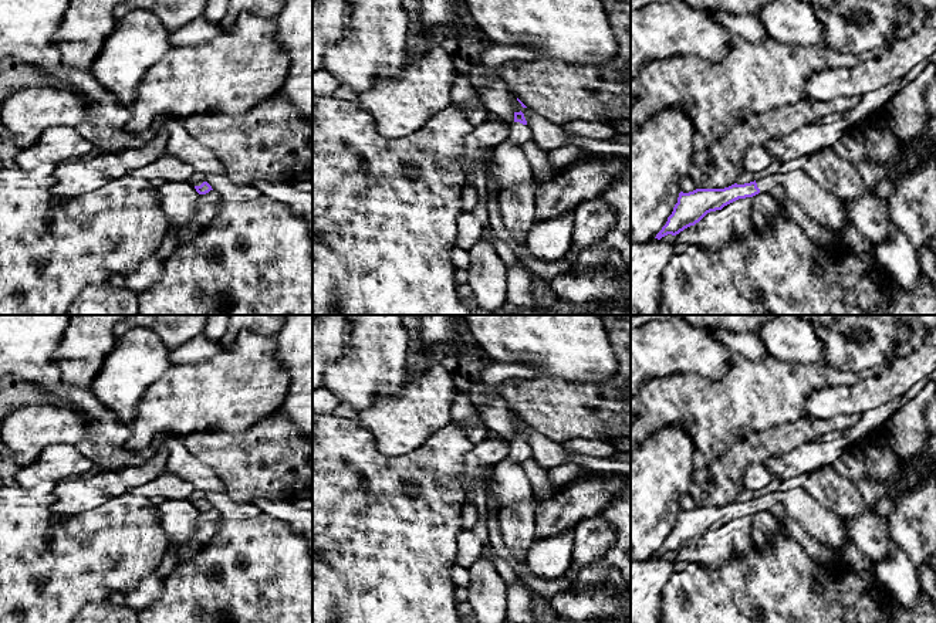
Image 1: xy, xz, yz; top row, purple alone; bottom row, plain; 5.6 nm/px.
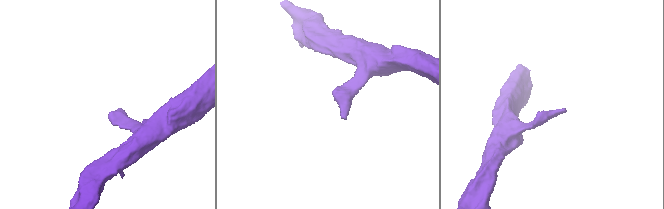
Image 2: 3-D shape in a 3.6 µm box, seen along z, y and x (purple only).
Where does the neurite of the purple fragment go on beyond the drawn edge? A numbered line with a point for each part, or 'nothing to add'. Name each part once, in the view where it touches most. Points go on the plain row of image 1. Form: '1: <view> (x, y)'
1: xz (510, 484)

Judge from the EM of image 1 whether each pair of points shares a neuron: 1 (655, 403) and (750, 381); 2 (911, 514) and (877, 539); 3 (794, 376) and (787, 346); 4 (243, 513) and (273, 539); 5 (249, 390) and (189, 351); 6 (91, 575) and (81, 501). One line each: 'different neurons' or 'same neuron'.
1: same neuron
2: different neurons
3: different neurons
4: different neurons
5: different neurons
6: different neurons

